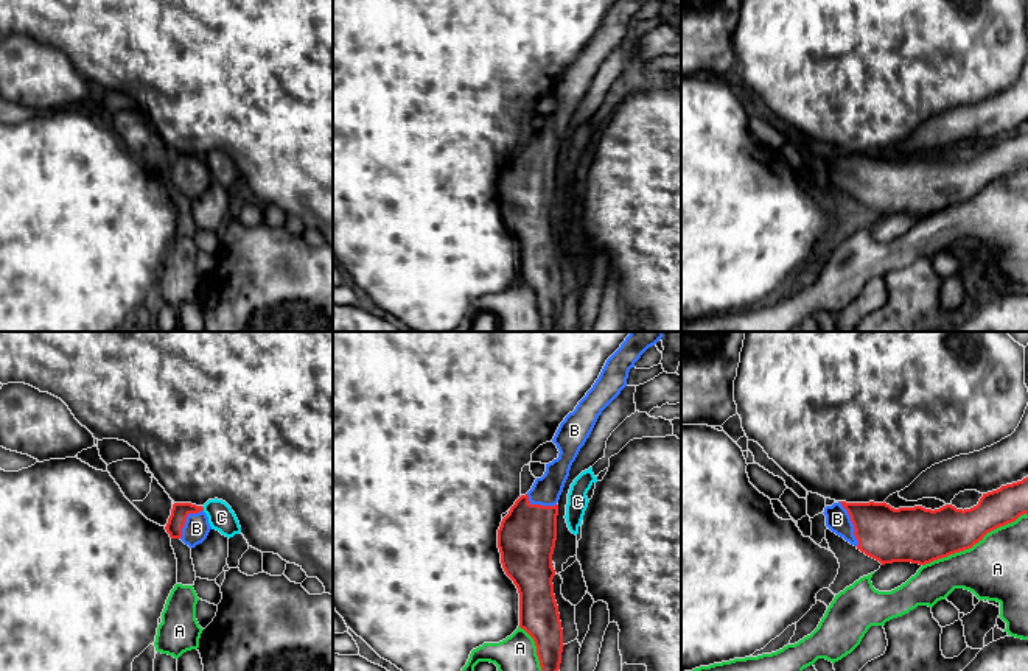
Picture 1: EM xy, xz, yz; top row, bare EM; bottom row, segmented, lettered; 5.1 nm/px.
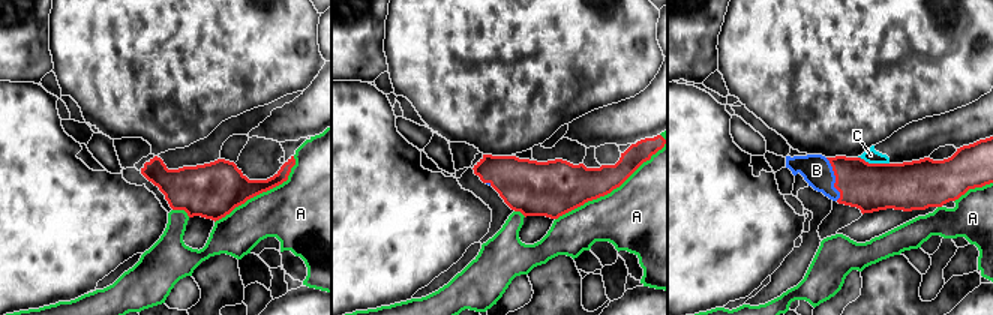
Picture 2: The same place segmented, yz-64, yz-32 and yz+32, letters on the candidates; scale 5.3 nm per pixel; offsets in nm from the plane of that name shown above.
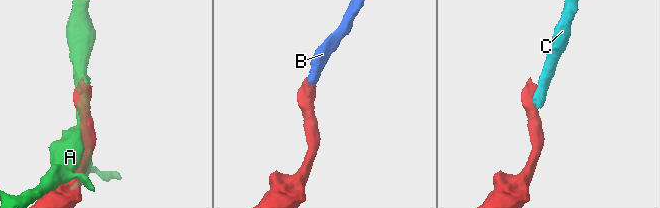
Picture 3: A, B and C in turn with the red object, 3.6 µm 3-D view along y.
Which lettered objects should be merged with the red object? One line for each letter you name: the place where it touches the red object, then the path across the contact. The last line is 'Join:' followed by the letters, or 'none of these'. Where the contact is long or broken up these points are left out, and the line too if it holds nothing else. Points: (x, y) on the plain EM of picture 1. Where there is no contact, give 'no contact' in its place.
B: yz (853, 175) | across yz (887, 186), (867, 176), (853, 175), (837, 170)
Join: B

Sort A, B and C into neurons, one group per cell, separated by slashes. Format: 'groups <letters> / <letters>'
groups A / B / C

